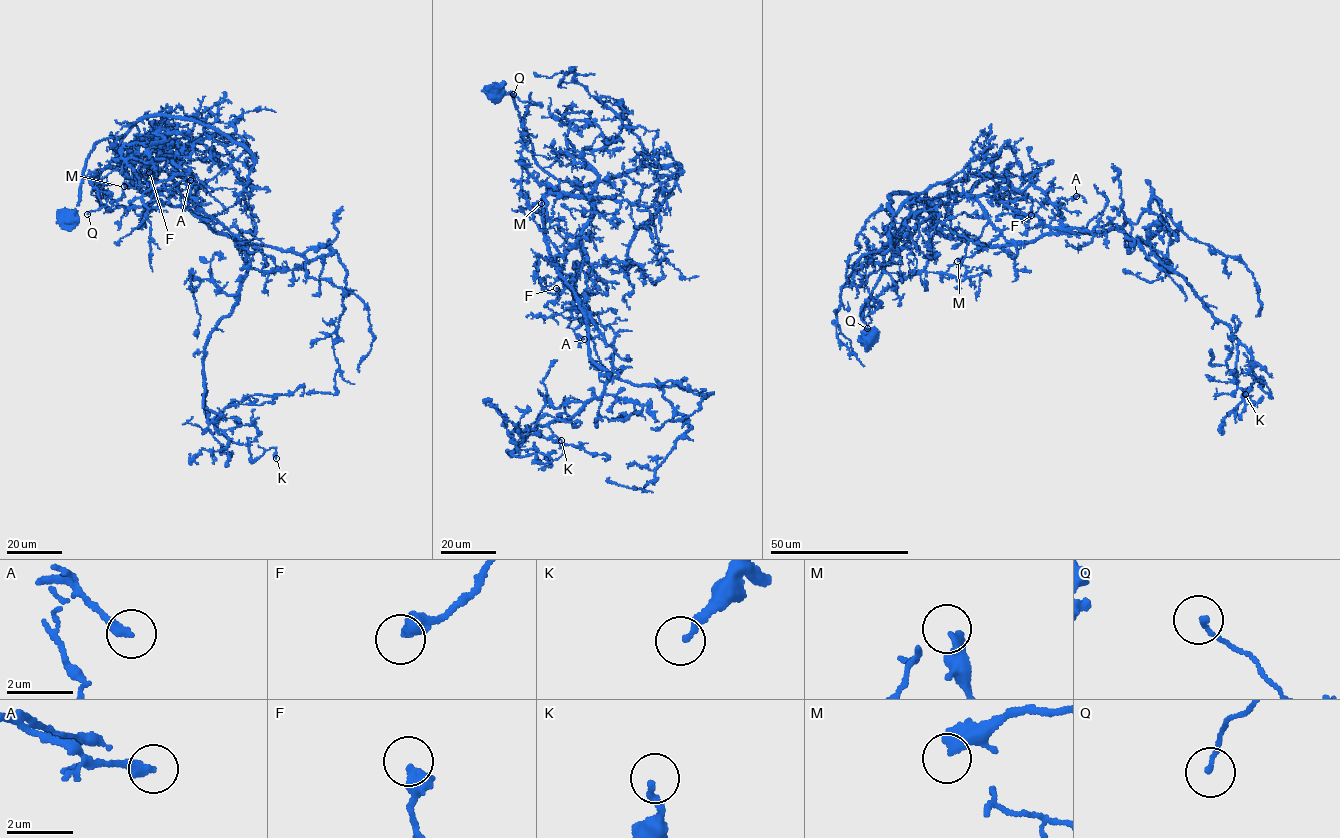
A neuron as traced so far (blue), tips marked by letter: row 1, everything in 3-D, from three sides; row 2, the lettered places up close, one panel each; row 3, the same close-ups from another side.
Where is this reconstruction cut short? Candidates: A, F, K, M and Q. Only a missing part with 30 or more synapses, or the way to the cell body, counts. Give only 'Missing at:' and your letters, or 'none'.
Missing at: none

